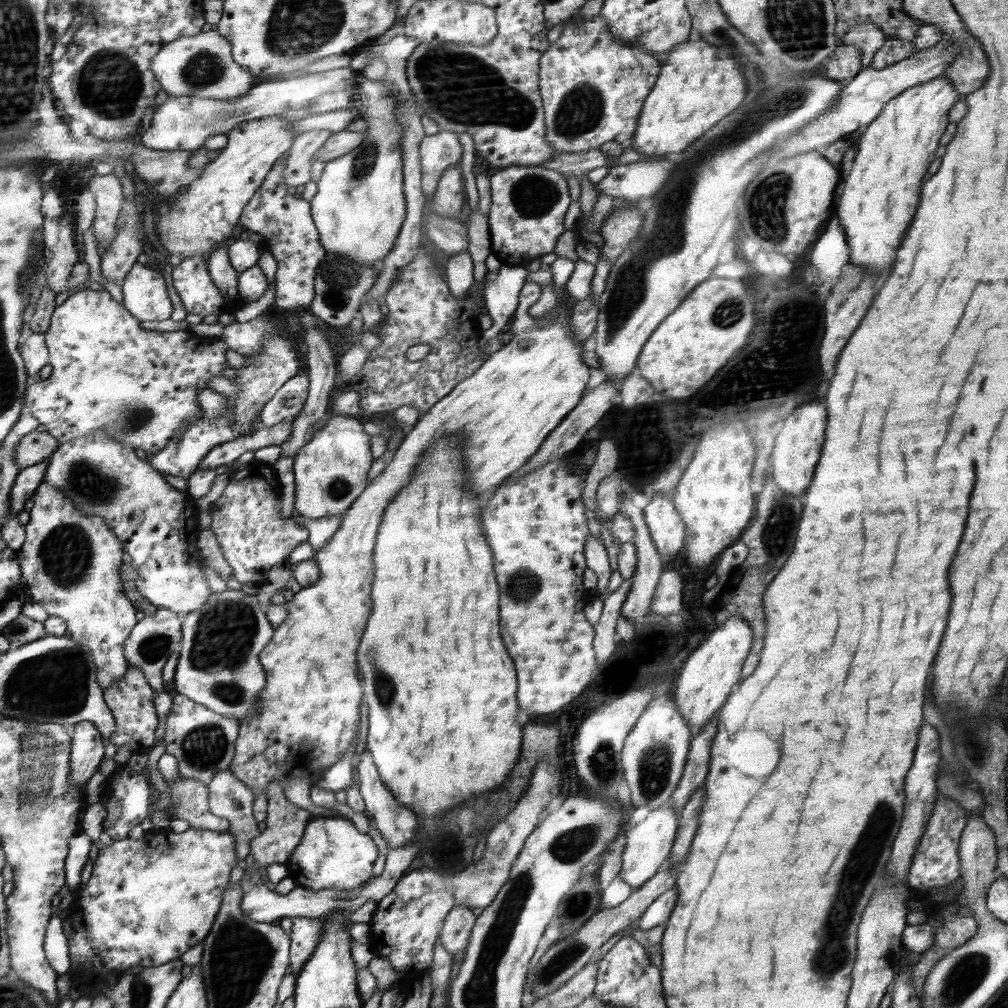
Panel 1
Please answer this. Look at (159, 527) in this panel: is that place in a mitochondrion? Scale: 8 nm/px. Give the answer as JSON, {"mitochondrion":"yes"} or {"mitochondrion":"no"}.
{"mitochondrion":"no"}

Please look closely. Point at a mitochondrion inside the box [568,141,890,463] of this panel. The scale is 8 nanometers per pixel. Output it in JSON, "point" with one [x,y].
{"point":[767,204]}

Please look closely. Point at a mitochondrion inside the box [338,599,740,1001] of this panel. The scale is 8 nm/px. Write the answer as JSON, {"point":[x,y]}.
{"point":[655,768]}

